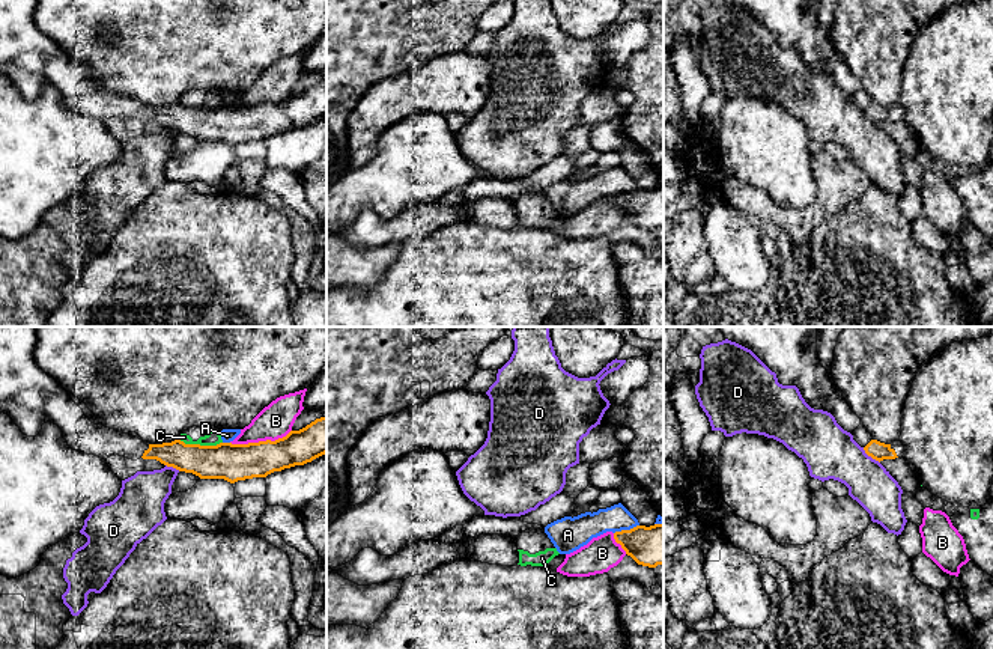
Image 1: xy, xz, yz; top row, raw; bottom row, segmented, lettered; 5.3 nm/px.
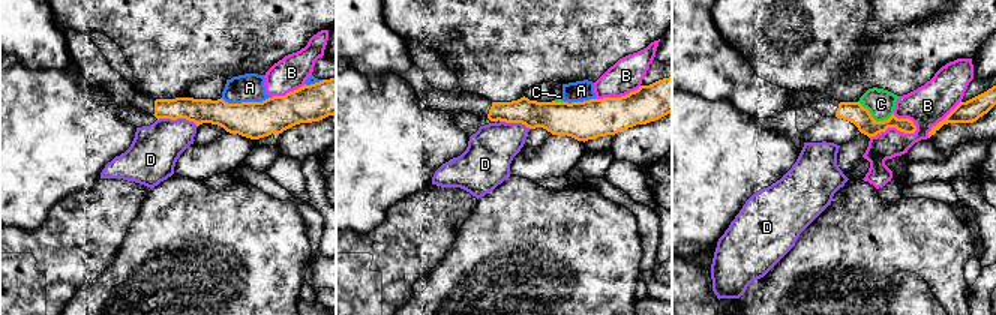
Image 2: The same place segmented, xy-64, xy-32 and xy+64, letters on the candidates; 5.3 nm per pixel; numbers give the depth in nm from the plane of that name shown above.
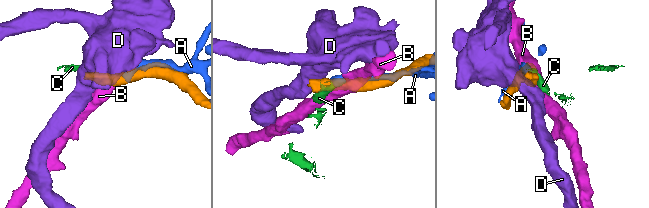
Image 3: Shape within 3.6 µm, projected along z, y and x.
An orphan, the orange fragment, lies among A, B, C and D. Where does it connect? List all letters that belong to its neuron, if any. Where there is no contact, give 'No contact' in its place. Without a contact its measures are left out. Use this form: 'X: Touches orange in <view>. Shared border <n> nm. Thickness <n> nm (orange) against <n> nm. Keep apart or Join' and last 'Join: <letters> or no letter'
A: Touches orange in xz. Shared border 140 nm. Thickness 220 nm (orange) against 160 nm. Keep apart
B: Touches orange in xy. Shared border 340 nm. Thickness 200 nm (orange) against 190 nm. Keep apart
C: Touches orange in xy. Shared border 240 nm. Thickness 200 nm (orange) against 80 nm. Keep apart
D: Touches orange in yz. Shared border 130 nm. Thickness 100 nm (orange) against 280 nm. Keep apart
Join: no letter

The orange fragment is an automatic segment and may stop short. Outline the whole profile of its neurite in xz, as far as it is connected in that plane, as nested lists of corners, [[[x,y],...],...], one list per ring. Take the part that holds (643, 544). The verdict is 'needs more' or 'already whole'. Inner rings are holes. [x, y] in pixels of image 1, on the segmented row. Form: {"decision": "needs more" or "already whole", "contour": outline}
{"decision": "already whole", "contour": [[[664,524],[615,532],[614,539],[638,565],[648,568],[664,565]]]}

